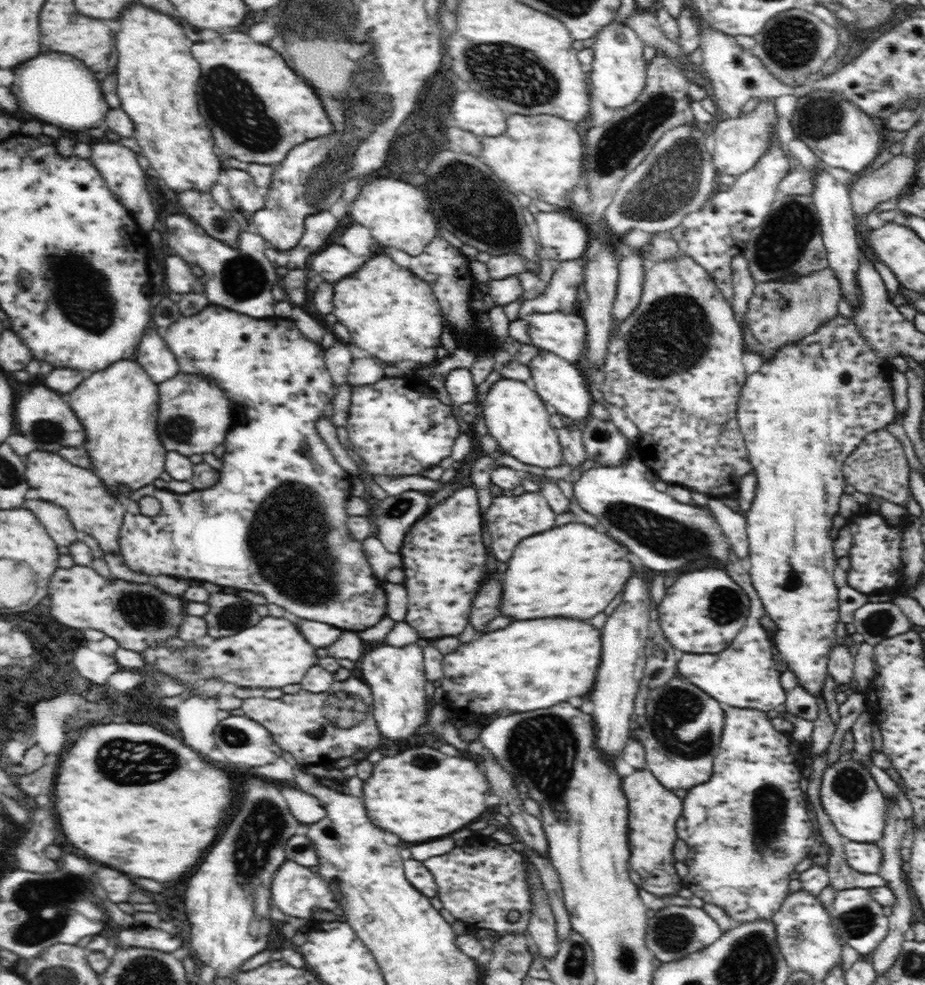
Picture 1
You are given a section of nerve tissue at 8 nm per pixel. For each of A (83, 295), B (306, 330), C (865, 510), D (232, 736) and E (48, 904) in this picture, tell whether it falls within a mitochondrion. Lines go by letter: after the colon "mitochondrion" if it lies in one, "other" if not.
A: mitochondrion
B: other
C: other
D: mitochondrion
E: mitochondrion

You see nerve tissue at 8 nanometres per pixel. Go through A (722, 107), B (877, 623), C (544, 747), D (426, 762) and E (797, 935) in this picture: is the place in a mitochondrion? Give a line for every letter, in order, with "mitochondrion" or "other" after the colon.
A: other
B: mitochondrion
C: mitochondrion
D: other
E: mitochondrion

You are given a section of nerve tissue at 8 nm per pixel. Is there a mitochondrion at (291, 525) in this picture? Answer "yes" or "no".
yes

